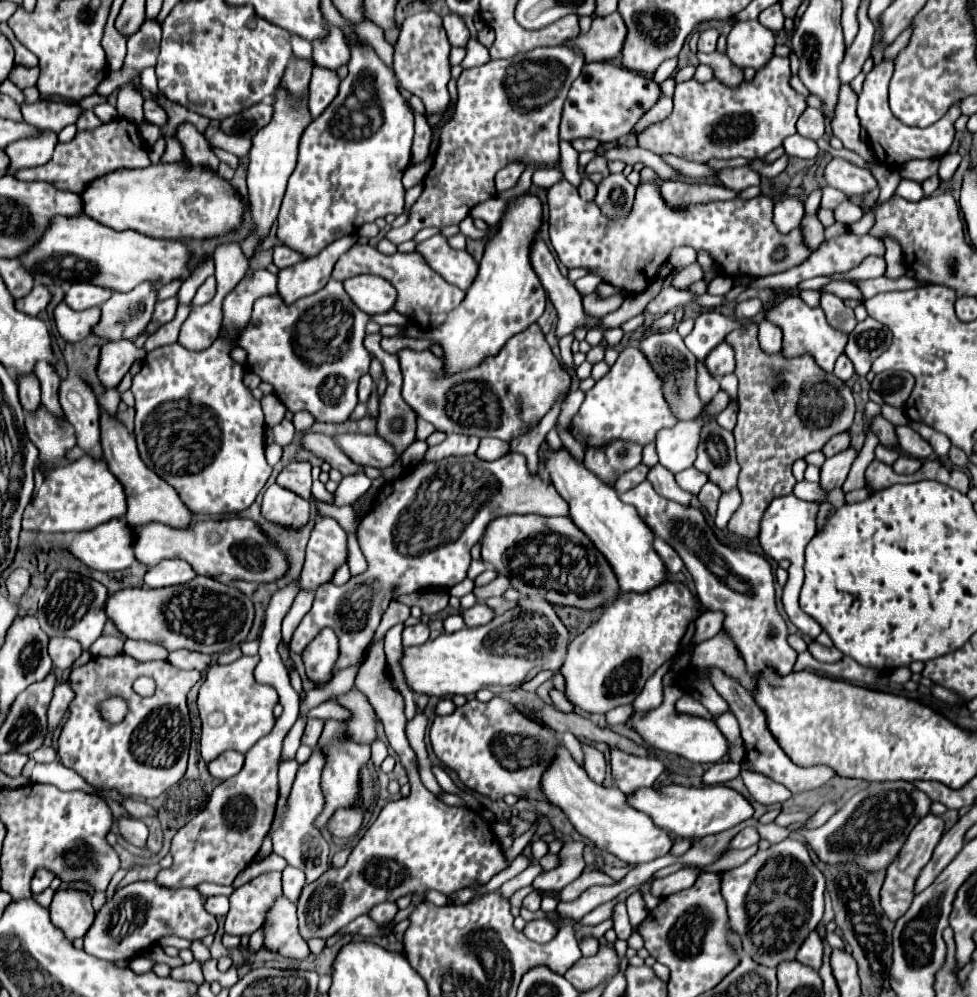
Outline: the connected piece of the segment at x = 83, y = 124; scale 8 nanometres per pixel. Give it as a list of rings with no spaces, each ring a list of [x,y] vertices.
[[[84,110],[82,116],[78,116],[78,120],[76,120],[78,130],[92,130],[92,128],[96,128],[96,126],[100,126],[100,124],[102,124],[102,122],[96,118],[96,114],[94,114],[92,110]]]

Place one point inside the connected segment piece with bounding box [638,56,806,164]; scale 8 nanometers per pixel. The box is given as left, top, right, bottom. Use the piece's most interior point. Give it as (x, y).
(710, 120)

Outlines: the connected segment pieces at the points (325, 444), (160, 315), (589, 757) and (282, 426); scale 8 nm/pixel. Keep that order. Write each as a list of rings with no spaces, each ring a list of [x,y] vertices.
[[[310,432],[310,434],[304,434],[304,436],[300,438],[300,446],[302,446],[304,450],[316,454],[318,458],[326,460],[332,468],[338,468],[344,476],[362,470],[358,464],[354,464],[354,462],[338,448],[338,444],[336,444],[330,436],[324,436],[324,434],[318,434],[318,432]]]
[[[176,296],[156,302],[156,308],[154,308],[154,314],[152,314],[152,320],[150,320],[146,332],[154,332],[156,328],[160,328],[166,322],[170,322],[174,318],[174,314],[176,314],[176,306],[178,306],[178,298]]]
[[[582,744],[582,750],[584,750],[584,770],[588,772],[588,776],[602,784],[604,782],[604,776],[606,776],[606,760],[604,760],[604,754],[598,752],[596,748],[588,746],[588,744]]]
[[[286,418],[280,424],[276,424],[276,432],[272,432],[272,434],[274,434],[274,442],[280,444],[280,446],[292,444],[296,440],[296,436],[298,436],[294,424],[290,420],[286,420]]]

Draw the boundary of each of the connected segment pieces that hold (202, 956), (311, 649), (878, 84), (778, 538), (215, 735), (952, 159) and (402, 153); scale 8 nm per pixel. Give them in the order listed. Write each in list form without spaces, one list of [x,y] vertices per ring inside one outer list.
[[[200,940],[192,942],[190,949],[193,952],[194,959],[199,961],[201,965],[203,965],[206,962],[206,960],[211,959],[209,949],[206,948],[206,946],[204,946]]]
[[[326,628],[320,632],[318,638],[312,640],[312,644],[302,654],[306,674],[318,688],[326,686],[332,680],[330,674],[336,658],[338,658],[338,638],[330,628]]]
[[[882,60],[880,64],[874,64],[874,68],[866,74],[864,80],[864,88],[858,100],[858,118],[860,118],[860,126],[866,130],[868,138],[870,138],[870,146],[874,150],[874,156],[890,166],[902,166],[910,160],[926,160],[926,158],[940,158],[942,154],[946,154],[952,146],[954,140],[954,122],[960,116],[960,108],[958,104],[954,104],[946,116],[942,116],[942,120],[938,120],[936,124],[928,126],[928,128],[910,128],[906,124],[902,124],[888,106],[888,82],[892,78],[892,60]]]
[[[794,494],[790,496],[782,496],[782,498],[776,498],[770,502],[770,508],[766,508],[764,516],[762,516],[762,524],[760,524],[760,534],[758,534],[758,540],[764,548],[764,554],[776,562],[780,562],[782,558],[788,558],[792,564],[788,568],[788,582],[784,586],[784,594],[782,594],[782,604],[784,604],[784,610],[788,614],[788,618],[792,620],[792,624],[806,636],[810,636],[812,640],[822,632],[820,624],[808,616],[800,604],[798,604],[798,594],[800,594],[800,588],[802,588],[802,582],[804,582],[804,550],[808,546],[808,542],[814,538],[816,534],[816,512],[818,512],[818,504],[816,502],[806,502],[806,500],[800,500],[796,498]]]
[[[242,656],[232,664],[214,664],[208,668],[208,676],[198,692],[198,710],[202,720],[200,752],[206,762],[212,762],[226,750],[246,754],[274,726],[276,718],[272,710],[278,704],[278,694],[274,686],[258,684],[254,680],[254,668],[258,660],[258,656]]]
[[[946,154],[946,156],[942,156],[942,158],[940,158],[938,176],[940,176],[942,180],[950,180],[952,174],[956,172],[958,164],[960,164],[960,156],[958,156],[958,154]]]
[[[352,48],[350,52],[348,76],[342,80],[338,96],[302,132],[298,166],[290,176],[278,214],[278,238],[304,256],[316,256],[322,248],[346,234],[354,234],[366,222],[374,222],[386,214],[400,216],[404,212],[402,174],[410,164],[414,112],[400,94],[392,68],[378,58],[374,48]]]

